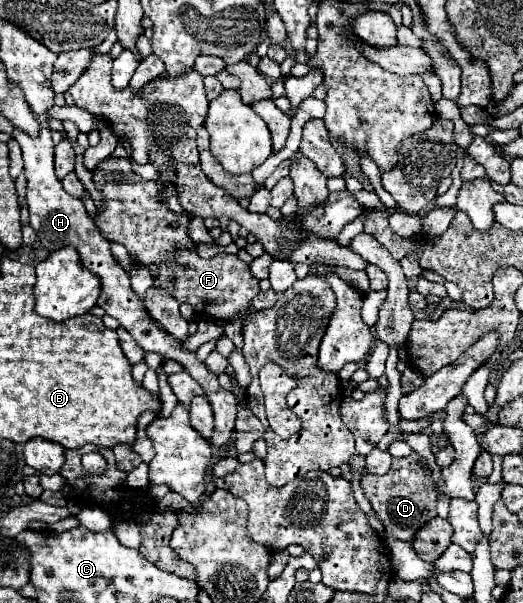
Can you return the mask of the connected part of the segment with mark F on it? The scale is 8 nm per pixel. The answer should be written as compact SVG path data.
M109 156L103 162L99 162L93 170L93 184L101 192L101 200L103 200L103 208L99 208L97 214L93 216L93 222L99 228L99 232L109 242L117 242L125 246L127 252L135 256L137 262L151 272L153 286L165 288L179 304L189 304L197 316L209 316L213 320L227 322L237 314L247 312L253 298L259 294L259 278L255 278L249 266L243 266L243 260L239 260L237 256L219 252L213 258L201 258L197 254L197 244L187 234L189 218L185 214L175 214L169 208L165 208L165 204L159 202L161 184L141 178L131 170L131 166L133 166L131 158Z

